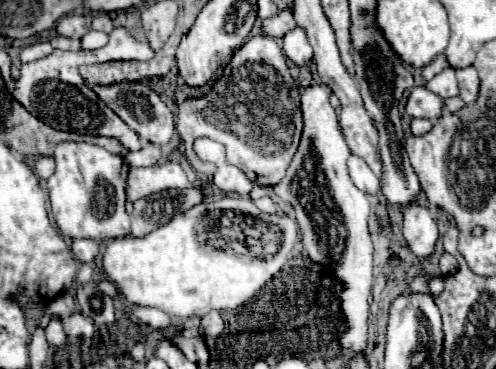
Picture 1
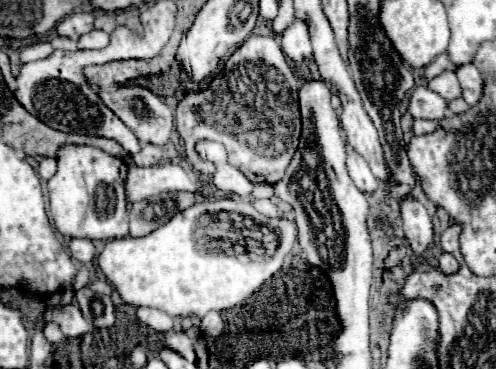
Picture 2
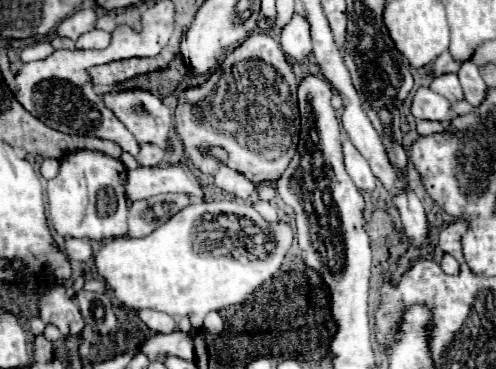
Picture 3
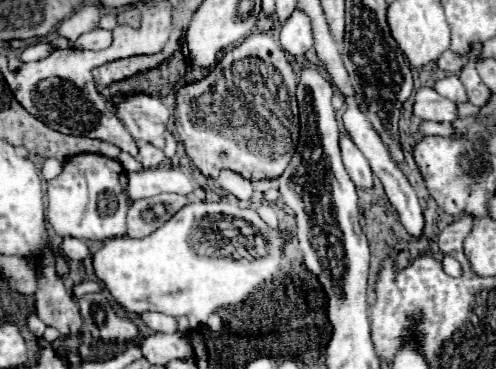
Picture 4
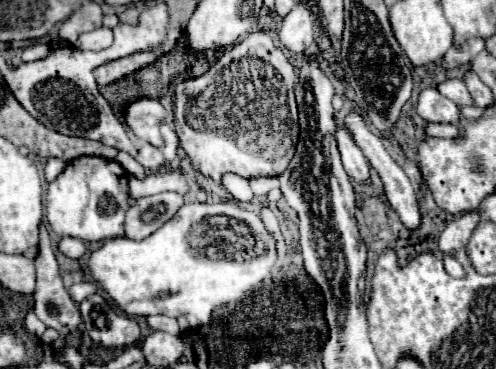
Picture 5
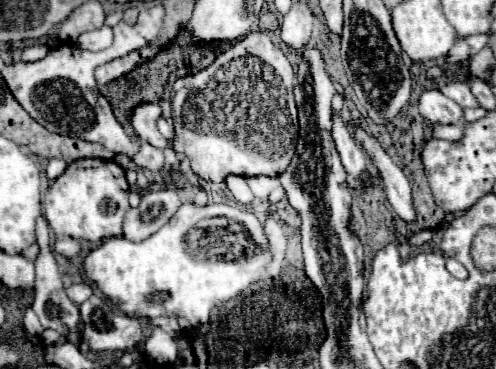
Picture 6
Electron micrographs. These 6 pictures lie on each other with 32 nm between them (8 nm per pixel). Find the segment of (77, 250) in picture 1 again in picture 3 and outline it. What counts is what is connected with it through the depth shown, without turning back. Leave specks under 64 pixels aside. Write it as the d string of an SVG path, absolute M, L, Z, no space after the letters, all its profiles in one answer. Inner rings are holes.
M66 238L64 242L64 252L70 260L76 262L86 262L88 258L92 258L92 248L88 240L78 240L78 238Z

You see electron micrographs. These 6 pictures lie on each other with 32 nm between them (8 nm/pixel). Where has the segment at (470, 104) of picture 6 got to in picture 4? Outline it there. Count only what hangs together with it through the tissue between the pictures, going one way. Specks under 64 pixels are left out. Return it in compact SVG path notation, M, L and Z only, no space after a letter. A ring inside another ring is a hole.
M448 76L448 78L442 78L434 84L434 90L438 94L442 94L444 98L450 98L452 102L456 104L464 104L468 102L468 94L466 94L466 88L464 84L456 78L456 76Z

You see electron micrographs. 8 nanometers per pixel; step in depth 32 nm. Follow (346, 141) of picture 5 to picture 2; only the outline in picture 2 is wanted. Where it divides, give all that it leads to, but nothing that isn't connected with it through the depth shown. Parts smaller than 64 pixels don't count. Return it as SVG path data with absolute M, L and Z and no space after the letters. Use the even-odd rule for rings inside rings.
M346 144L346 154L348 154L346 168L348 168L348 174L350 174L352 182L360 190L364 190L364 192L374 192L378 188L378 182L380 180L370 172L368 162L360 154L356 154L356 150L350 144Z

